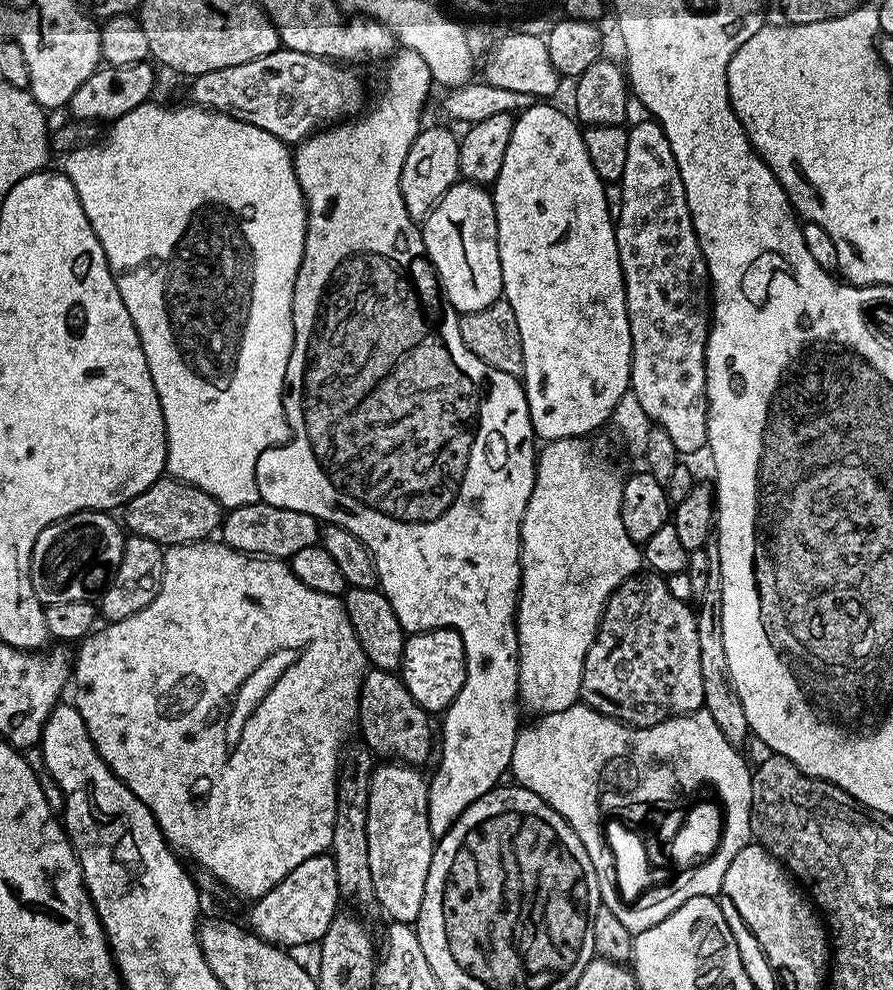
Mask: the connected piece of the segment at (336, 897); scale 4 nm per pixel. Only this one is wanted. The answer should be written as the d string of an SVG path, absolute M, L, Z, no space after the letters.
M325 854L306 858L302 866L294 866L274 890L259 897L248 912L247 927L253 935L268 944L283 946L288 950L297 950L303 944L315 945L321 941L336 914L342 893L338 878L334 874L334 862L331 855Z

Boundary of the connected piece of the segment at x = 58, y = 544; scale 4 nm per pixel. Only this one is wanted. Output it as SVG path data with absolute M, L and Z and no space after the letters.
M104 510L76 512L46 526L38 534L30 562L30 578L41 604L92 600L104 591L112 581L114 570L118 570L118 562L122 562L126 539L121 521L112 516L115 515Z

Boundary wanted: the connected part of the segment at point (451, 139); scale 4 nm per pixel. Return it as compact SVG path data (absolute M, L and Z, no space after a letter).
M424 126L419 134L414 138L414 146L410 146L410 154L406 154L406 162L402 162L402 202L406 204L406 214L417 222L425 220L434 210L434 206L450 190L452 185L461 179L460 163L458 154L460 153L460 136L452 133L448 126Z

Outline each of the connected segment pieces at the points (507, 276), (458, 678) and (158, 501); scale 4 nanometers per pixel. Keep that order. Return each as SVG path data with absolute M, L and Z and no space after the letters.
M535 102L528 109L521 111L515 117L516 125L510 134L510 146L506 146L506 158L502 158L502 170L498 174L492 192L492 200L496 203L498 254L504 283L502 296L510 302L515 316L518 317L524 359L522 383L530 410L530 422L537 437L544 442L584 438L589 435L587 432L602 427L604 423L607 425L612 419L612 411L616 409L618 402L629 395L632 383L632 339L624 293L624 271L620 265L620 251L616 245L614 221L607 210L605 181L600 180L594 166L590 166L590 154L586 154L581 125L569 113L568 116L564 112L559 112L552 102Z
M431 628L428 632L413 632L404 641L404 657L398 669L410 698L429 714L443 714L458 698L458 690L466 682L466 646L452 628Z
M161 478L123 505L123 512L123 527L131 535L150 538L154 542L172 547L209 539L219 529L224 509L212 495L198 490L197 487L180 480Z

